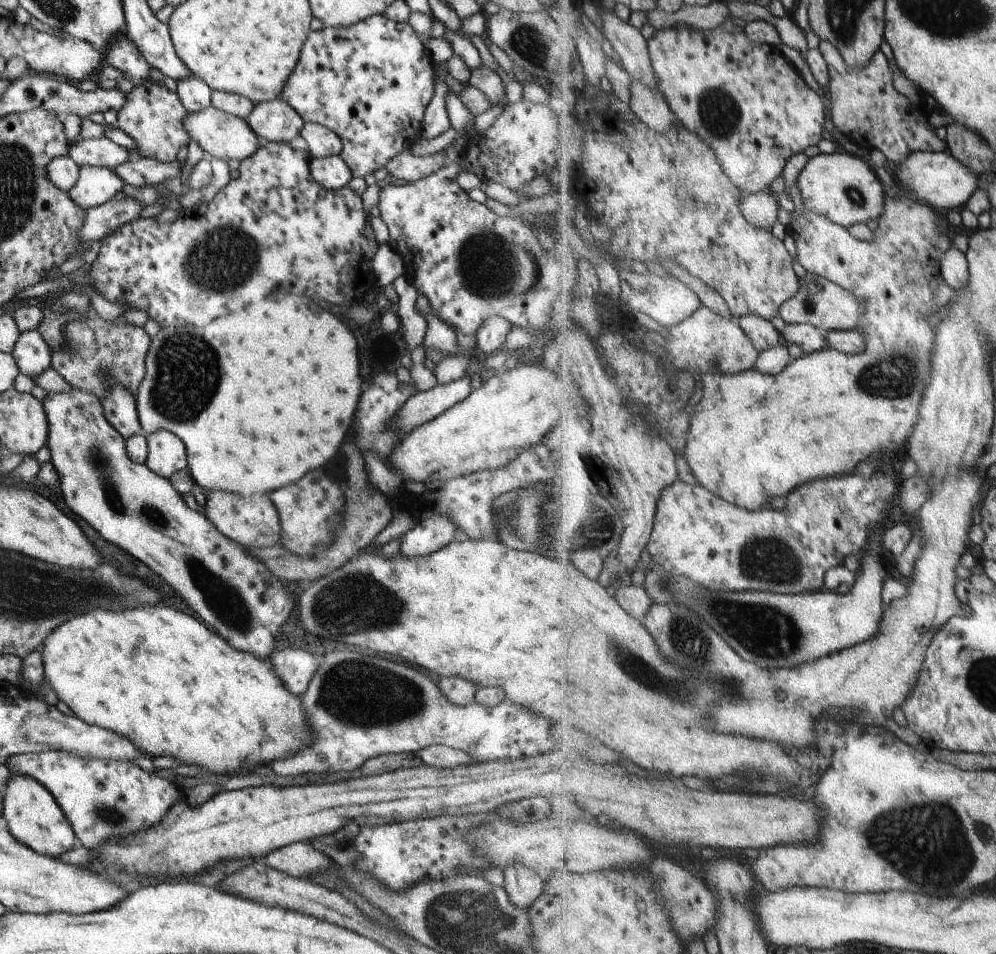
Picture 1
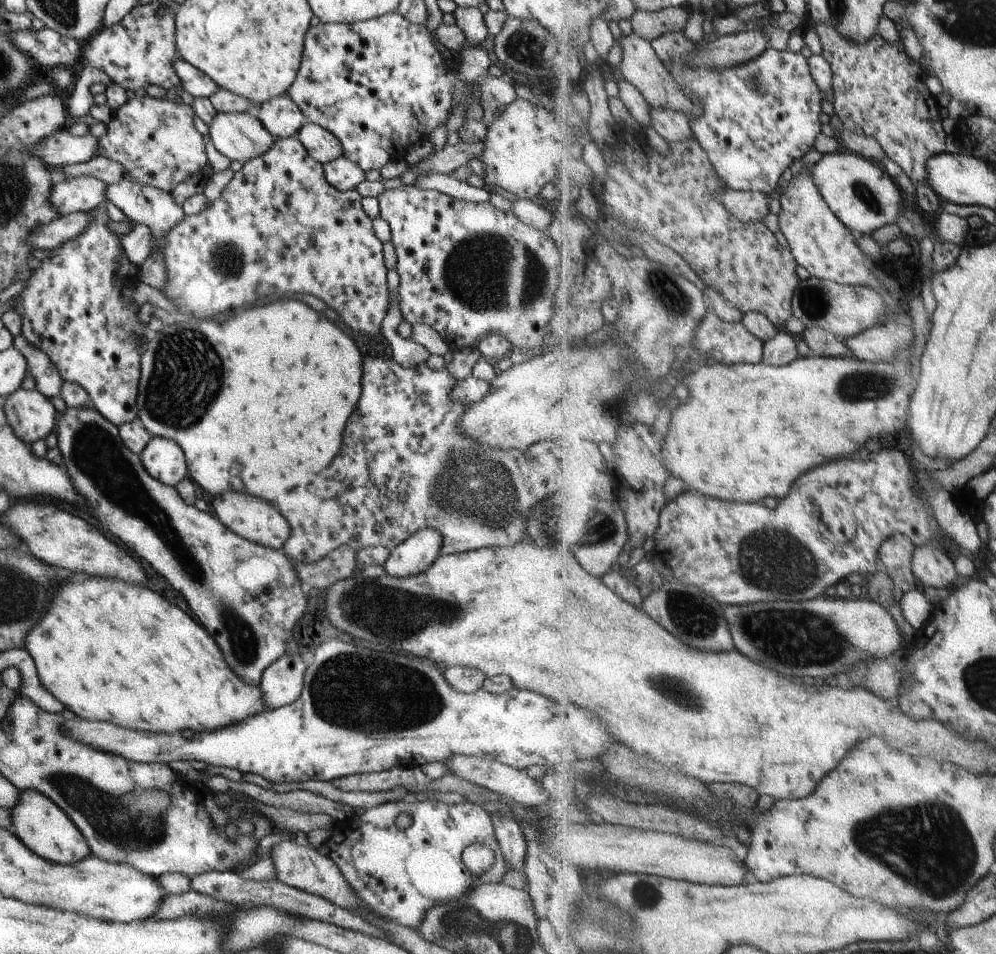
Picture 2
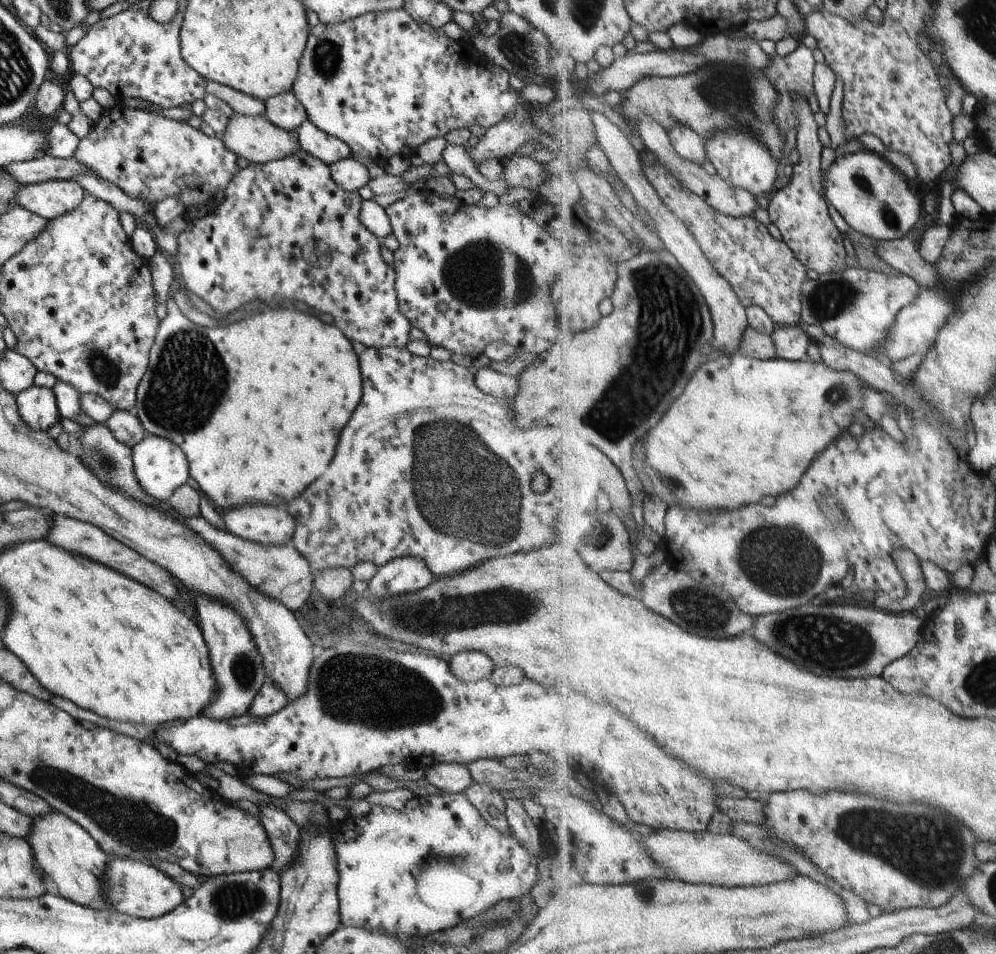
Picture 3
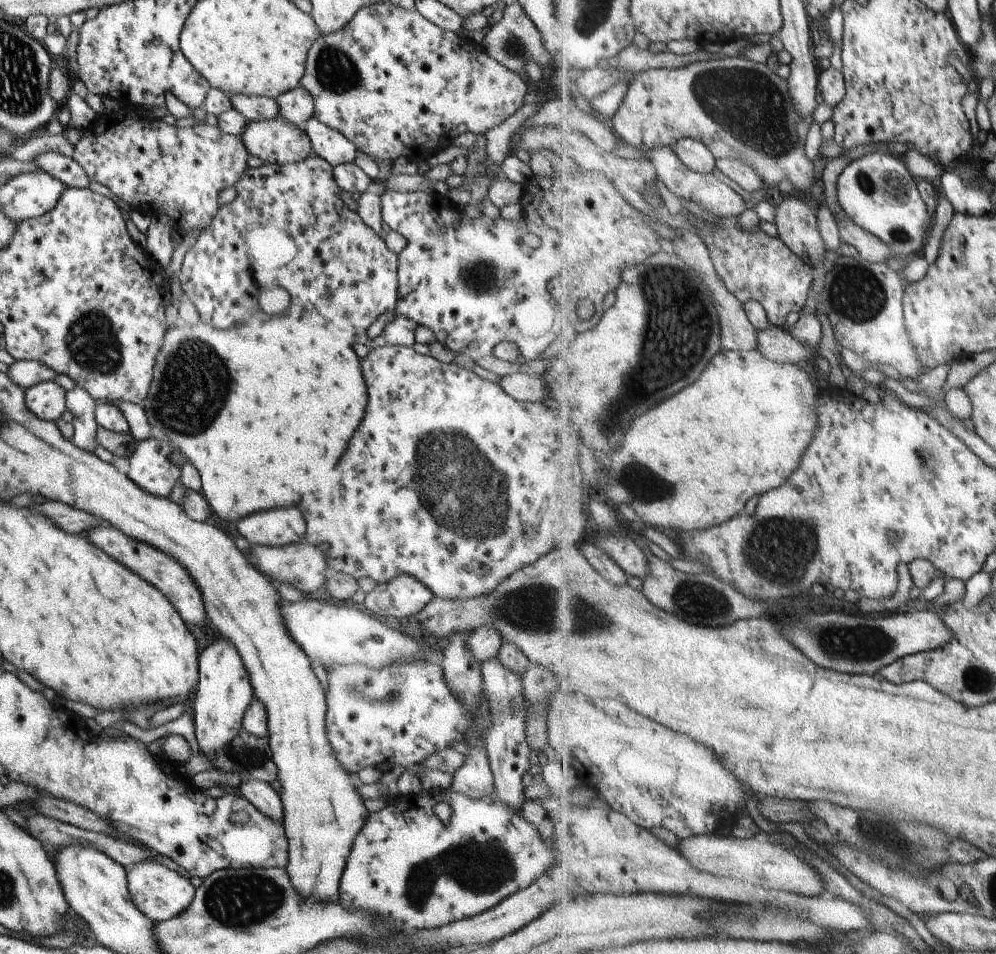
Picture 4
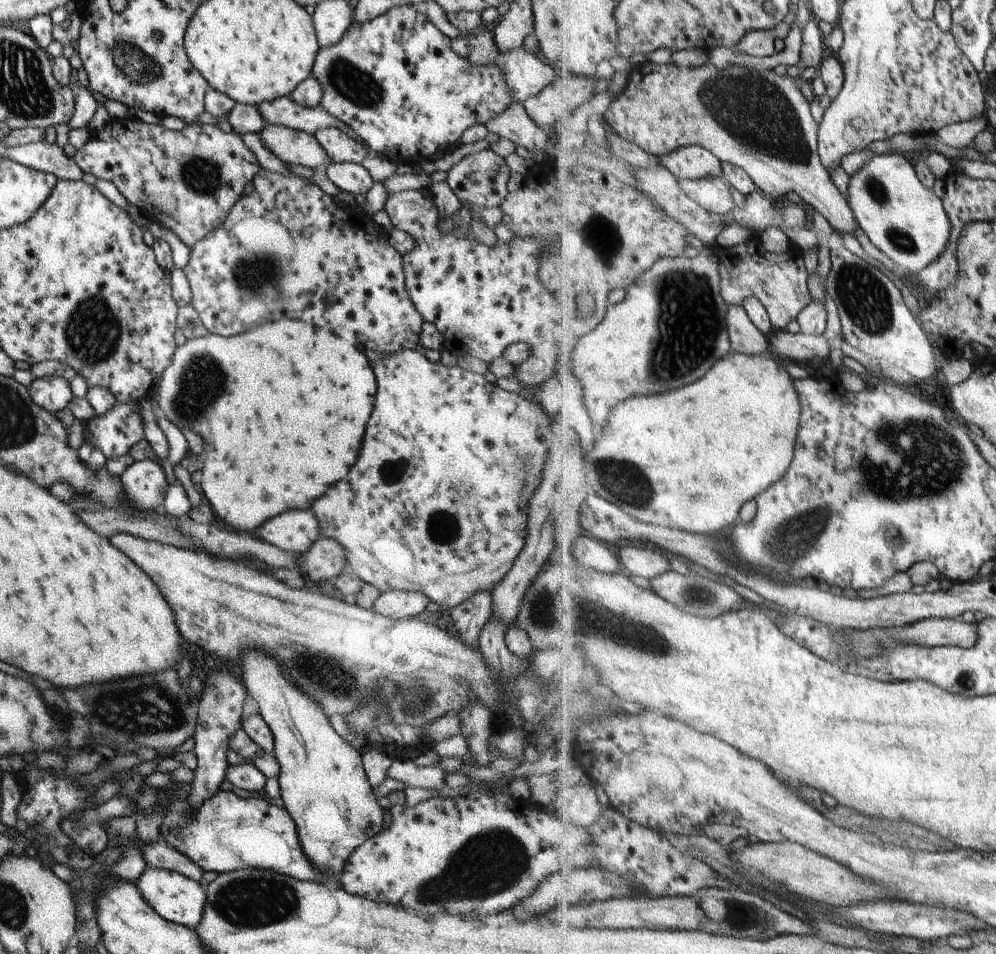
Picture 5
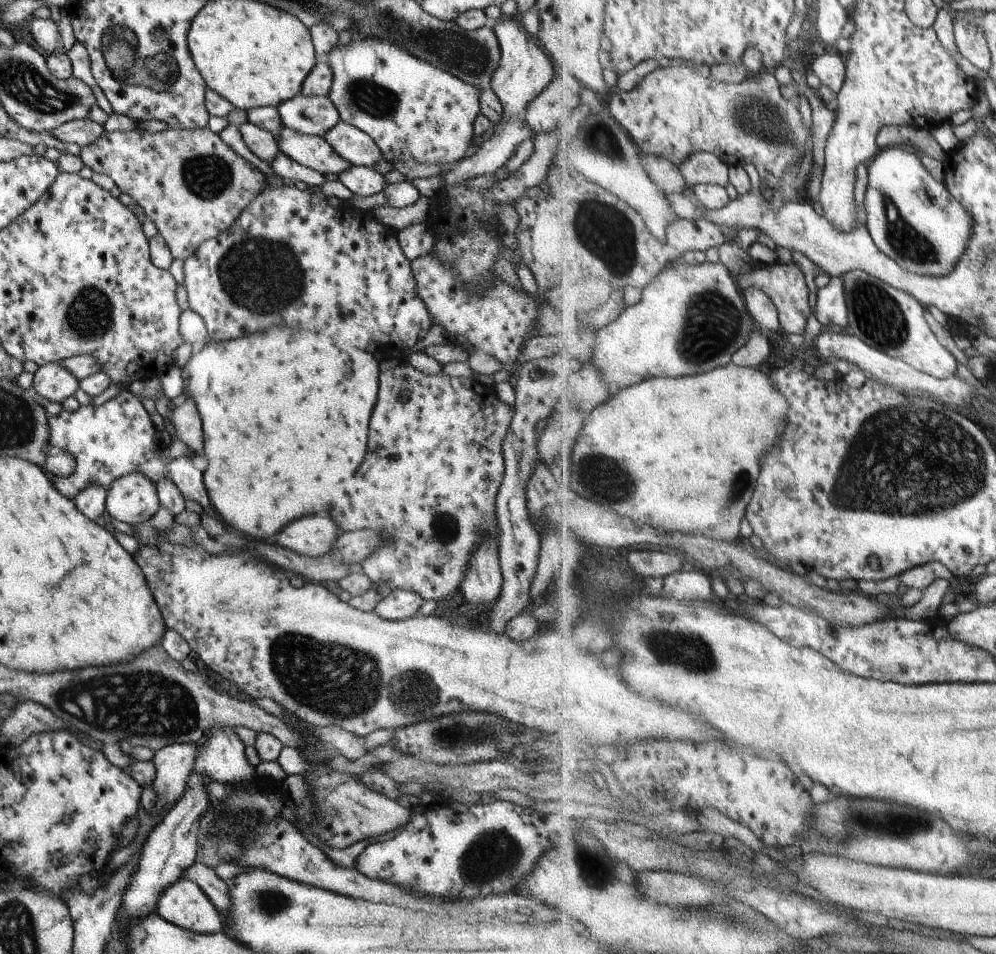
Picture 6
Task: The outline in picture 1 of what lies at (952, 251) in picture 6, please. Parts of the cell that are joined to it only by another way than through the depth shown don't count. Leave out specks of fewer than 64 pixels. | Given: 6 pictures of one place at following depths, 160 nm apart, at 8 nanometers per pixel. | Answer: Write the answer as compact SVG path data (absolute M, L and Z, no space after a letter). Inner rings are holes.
M836 150L810 158L797 177L803 206L827 216L845 228L880 219L886 205L885 188L877 174L860 157Z

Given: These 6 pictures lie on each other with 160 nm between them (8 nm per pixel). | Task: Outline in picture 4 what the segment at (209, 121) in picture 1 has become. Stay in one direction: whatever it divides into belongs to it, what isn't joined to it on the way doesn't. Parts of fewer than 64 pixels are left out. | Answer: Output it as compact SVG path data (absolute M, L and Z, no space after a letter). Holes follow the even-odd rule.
M279 116L248 121L239 138L247 154L257 156L263 163L284 165L312 154L309 139L301 127Z

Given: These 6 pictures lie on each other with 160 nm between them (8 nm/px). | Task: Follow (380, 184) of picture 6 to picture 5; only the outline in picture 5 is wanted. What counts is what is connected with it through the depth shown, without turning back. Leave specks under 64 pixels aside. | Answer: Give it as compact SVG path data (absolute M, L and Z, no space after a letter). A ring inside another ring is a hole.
M328 162L323 173L339 191L345 190L354 195L365 194L372 185L367 171L357 163Z

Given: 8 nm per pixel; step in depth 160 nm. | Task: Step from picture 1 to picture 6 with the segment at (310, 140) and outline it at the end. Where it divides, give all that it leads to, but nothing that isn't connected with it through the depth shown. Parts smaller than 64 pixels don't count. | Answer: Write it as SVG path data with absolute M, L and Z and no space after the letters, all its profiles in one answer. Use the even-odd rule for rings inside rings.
M339 121L322 134L327 144L350 165L371 167L380 159L376 144L358 128Z

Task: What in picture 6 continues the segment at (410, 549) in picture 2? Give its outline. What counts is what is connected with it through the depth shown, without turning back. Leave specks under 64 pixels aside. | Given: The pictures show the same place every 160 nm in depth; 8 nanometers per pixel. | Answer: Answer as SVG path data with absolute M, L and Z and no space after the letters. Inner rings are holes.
M395 589L378 601L373 611L385 620L405 620L419 612L422 601L414 592Z

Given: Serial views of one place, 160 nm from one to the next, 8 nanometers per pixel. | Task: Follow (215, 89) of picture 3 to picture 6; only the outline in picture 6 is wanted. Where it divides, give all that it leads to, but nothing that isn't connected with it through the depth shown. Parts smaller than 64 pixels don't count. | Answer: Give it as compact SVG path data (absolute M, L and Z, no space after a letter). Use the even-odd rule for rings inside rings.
M299 94L284 100L275 108L282 126L299 134L321 137L340 121L334 104L327 97Z

